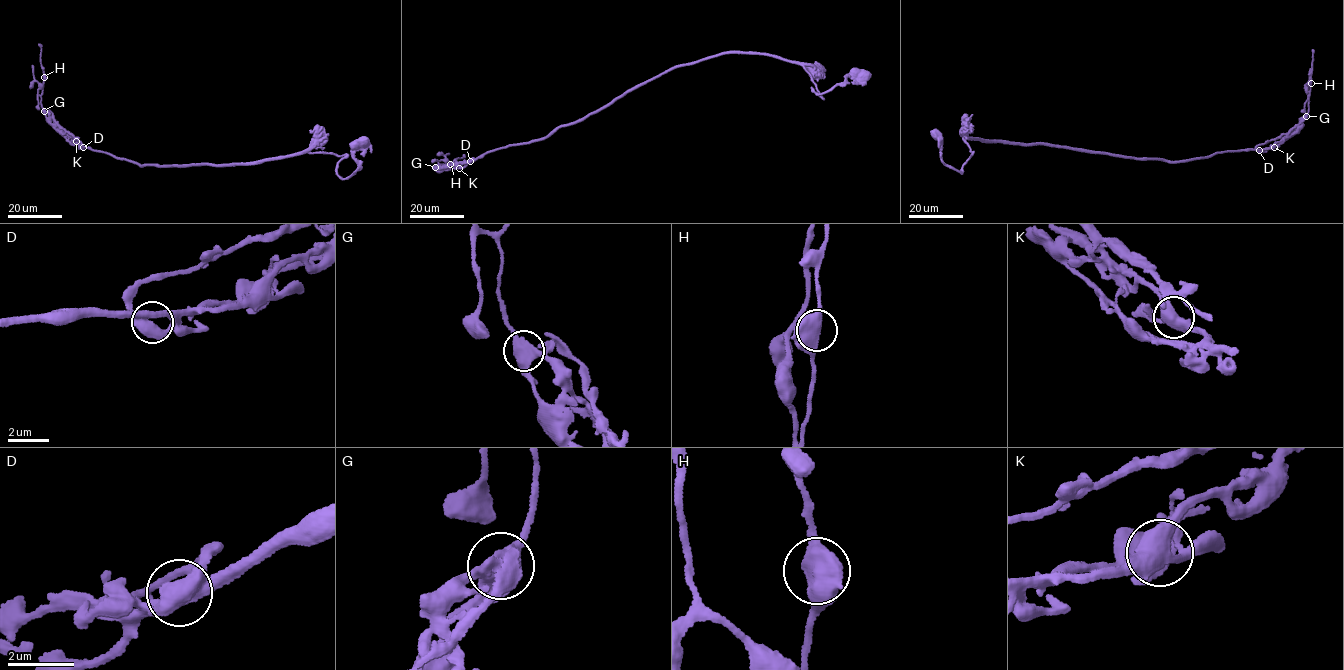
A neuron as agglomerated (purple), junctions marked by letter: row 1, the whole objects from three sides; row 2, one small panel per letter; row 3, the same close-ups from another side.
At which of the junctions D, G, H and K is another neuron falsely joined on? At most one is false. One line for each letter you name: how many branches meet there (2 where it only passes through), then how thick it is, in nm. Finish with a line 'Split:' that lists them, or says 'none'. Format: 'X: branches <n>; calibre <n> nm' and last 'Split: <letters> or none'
Split: none

